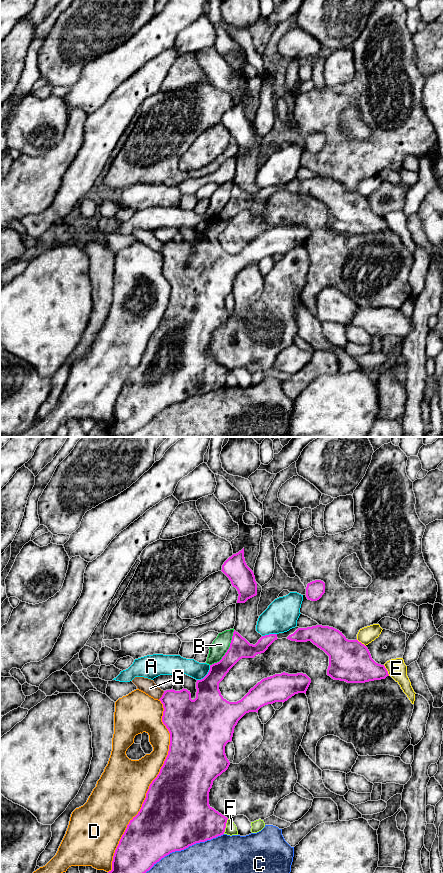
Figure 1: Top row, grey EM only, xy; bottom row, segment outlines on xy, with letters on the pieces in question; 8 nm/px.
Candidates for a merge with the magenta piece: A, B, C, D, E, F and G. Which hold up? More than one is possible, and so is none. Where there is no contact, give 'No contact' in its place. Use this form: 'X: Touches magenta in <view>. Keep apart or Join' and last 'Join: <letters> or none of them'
A: Touches magenta in xy. Keep apart
B: Touches magenta in xy. Keep apart
C: Touches magenta in xy. Keep apart
D: Touches magenta in xy. Keep apart
E: Touches magenta in xy. Keep apart
F: Touches magenta in xy. Keep apart
G: Touches magenta in xy. Keep apart
Join: none of them

